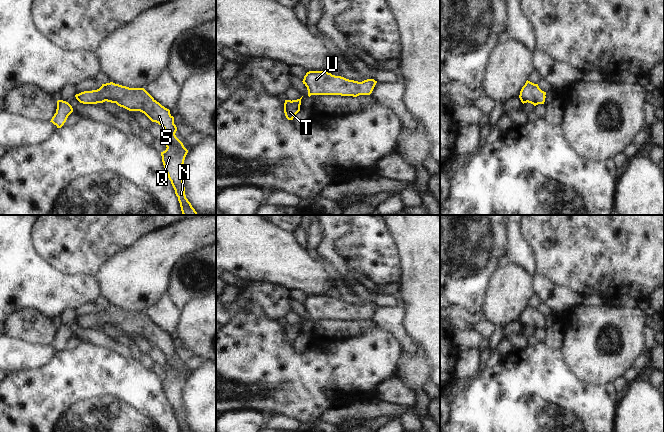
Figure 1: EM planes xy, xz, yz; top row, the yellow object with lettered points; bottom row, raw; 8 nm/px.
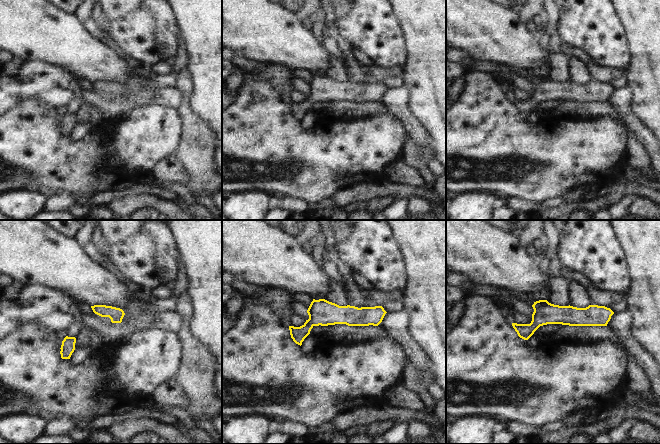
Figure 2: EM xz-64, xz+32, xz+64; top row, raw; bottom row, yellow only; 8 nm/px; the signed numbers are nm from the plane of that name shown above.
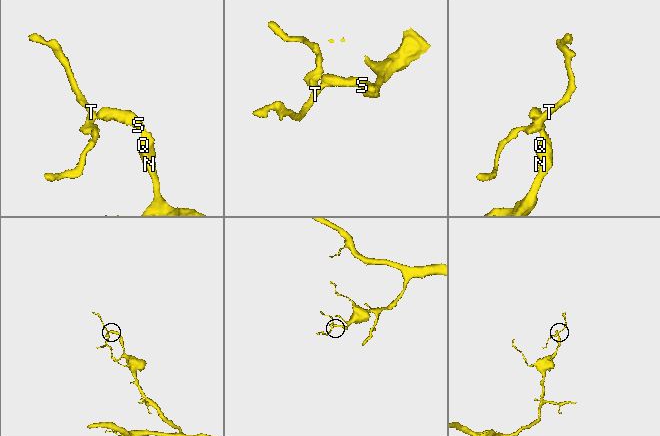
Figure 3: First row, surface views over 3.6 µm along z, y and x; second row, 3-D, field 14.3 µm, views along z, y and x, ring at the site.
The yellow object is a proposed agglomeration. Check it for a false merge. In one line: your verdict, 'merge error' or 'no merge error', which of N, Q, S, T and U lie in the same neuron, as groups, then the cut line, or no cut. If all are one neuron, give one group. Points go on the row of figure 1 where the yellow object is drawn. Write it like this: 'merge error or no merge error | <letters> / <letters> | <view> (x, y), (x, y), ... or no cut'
no merge error | N Q S T U | no cut

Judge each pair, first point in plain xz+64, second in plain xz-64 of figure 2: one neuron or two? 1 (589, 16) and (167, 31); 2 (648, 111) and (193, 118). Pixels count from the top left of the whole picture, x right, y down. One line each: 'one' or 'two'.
1: one
2: two

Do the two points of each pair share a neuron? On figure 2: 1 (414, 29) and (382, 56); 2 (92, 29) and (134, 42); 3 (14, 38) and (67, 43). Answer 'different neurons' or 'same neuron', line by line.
1: different neurons
2: same neuron
3: same neuron

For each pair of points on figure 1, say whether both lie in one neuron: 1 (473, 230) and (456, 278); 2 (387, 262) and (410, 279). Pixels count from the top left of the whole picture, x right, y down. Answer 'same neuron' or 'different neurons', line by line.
1: same neuron
2: different neurons

